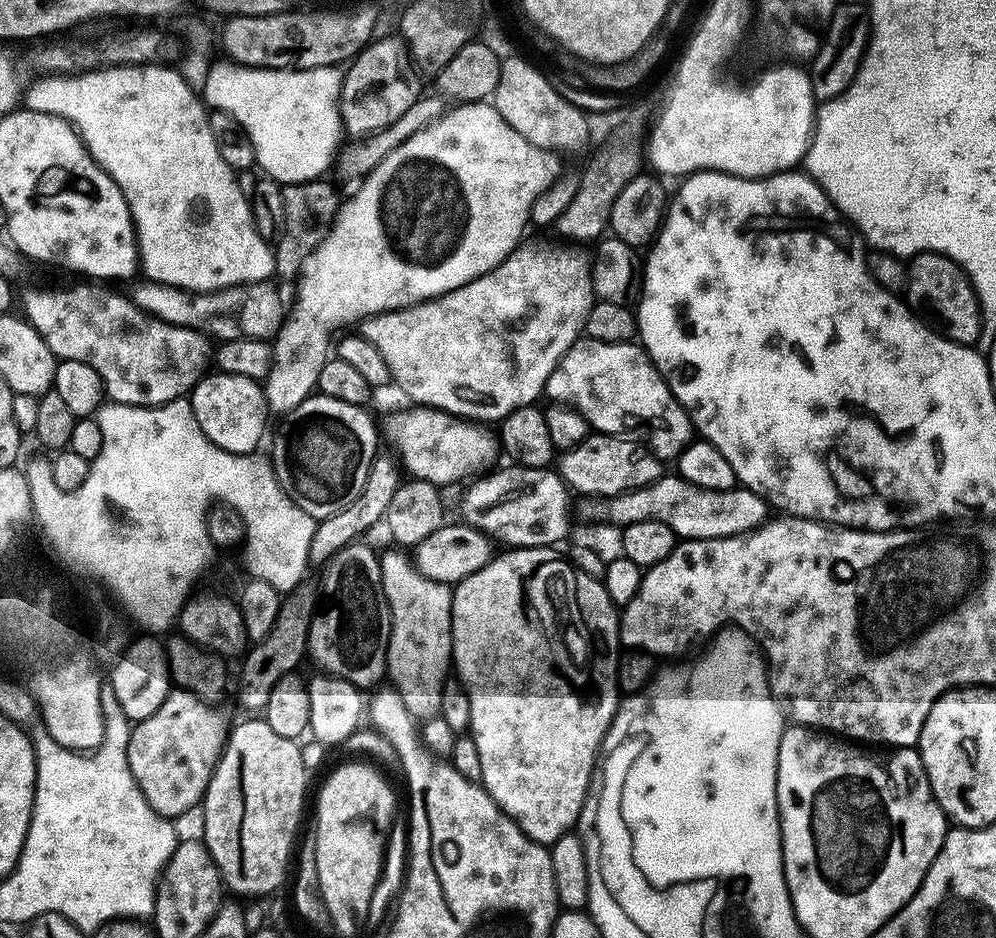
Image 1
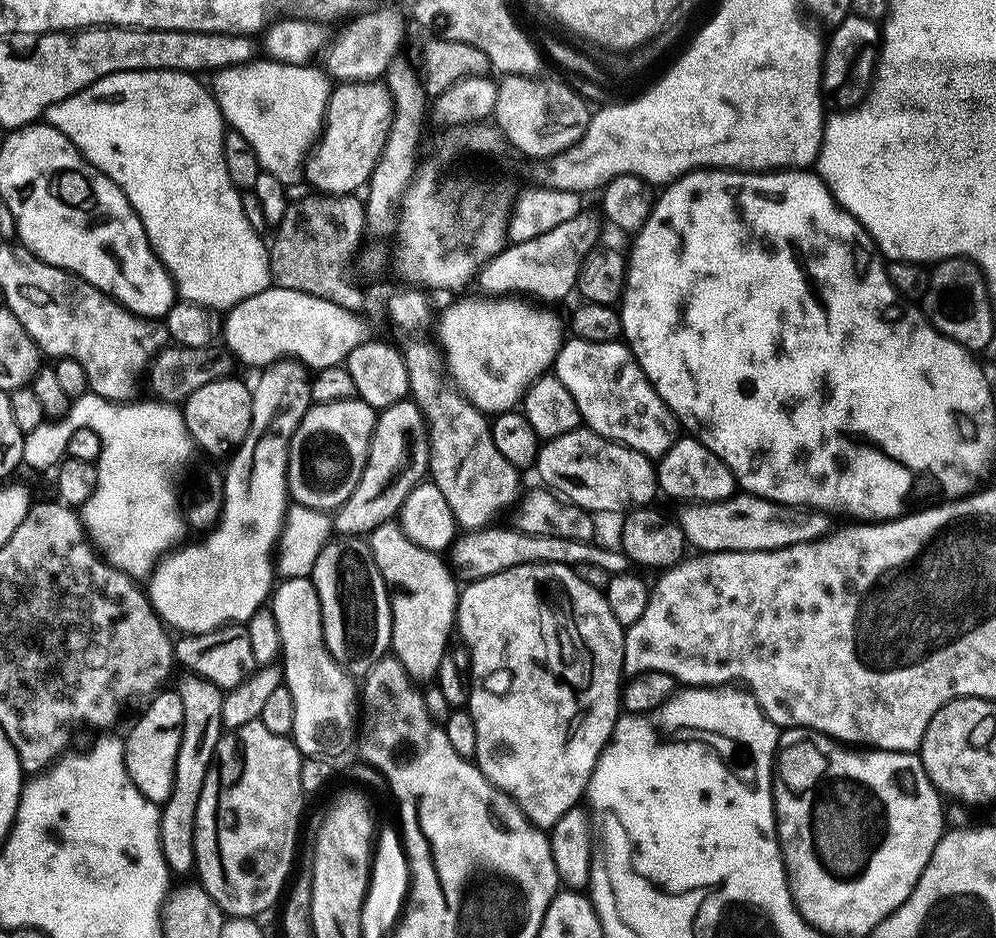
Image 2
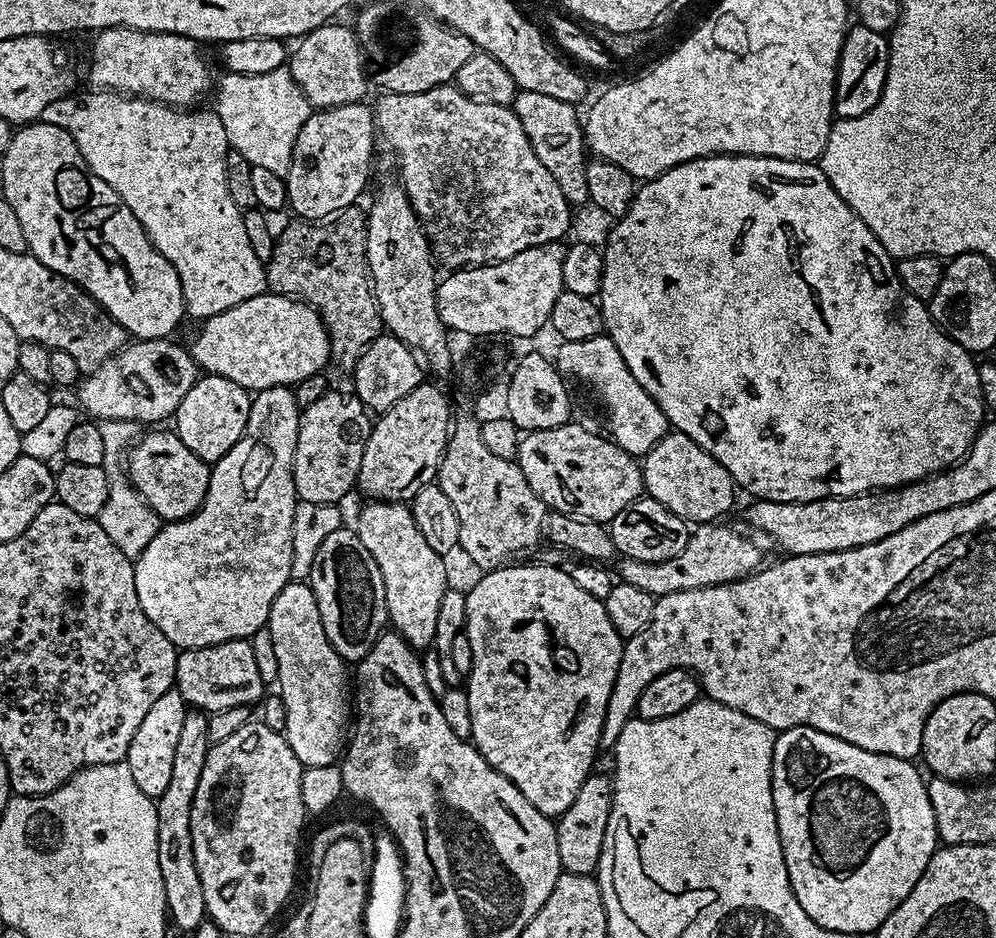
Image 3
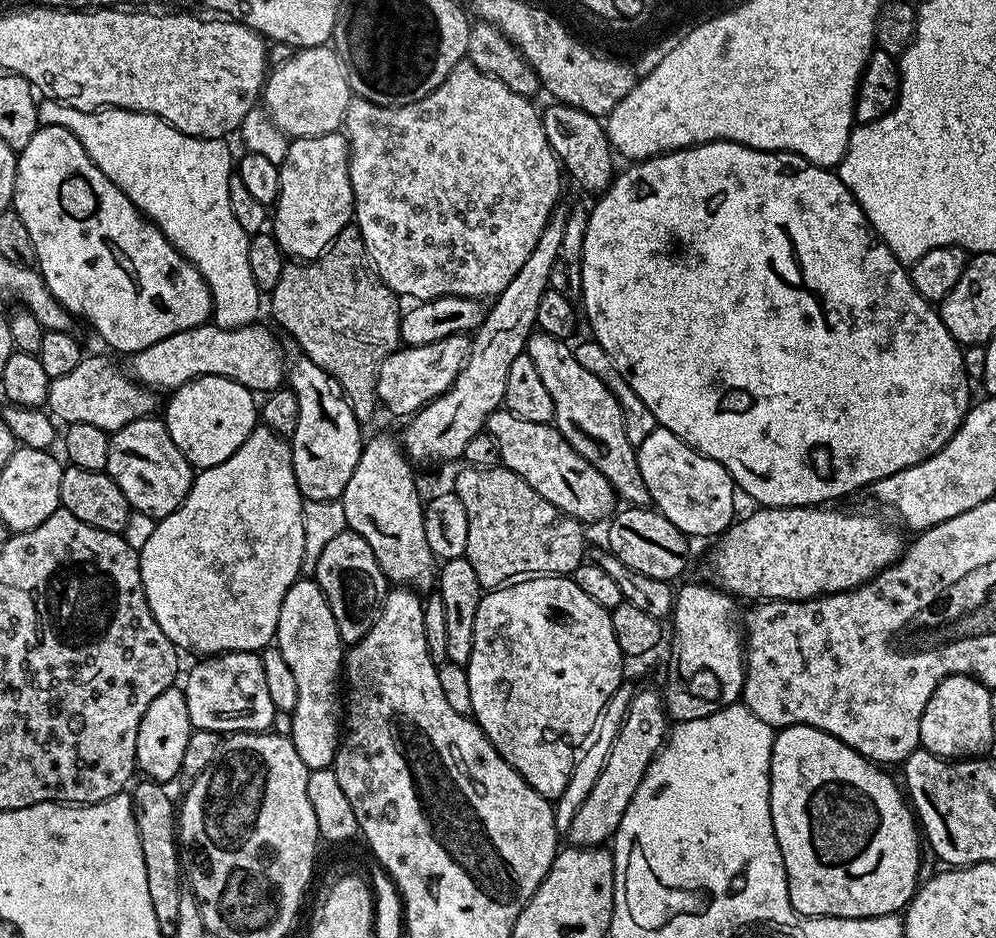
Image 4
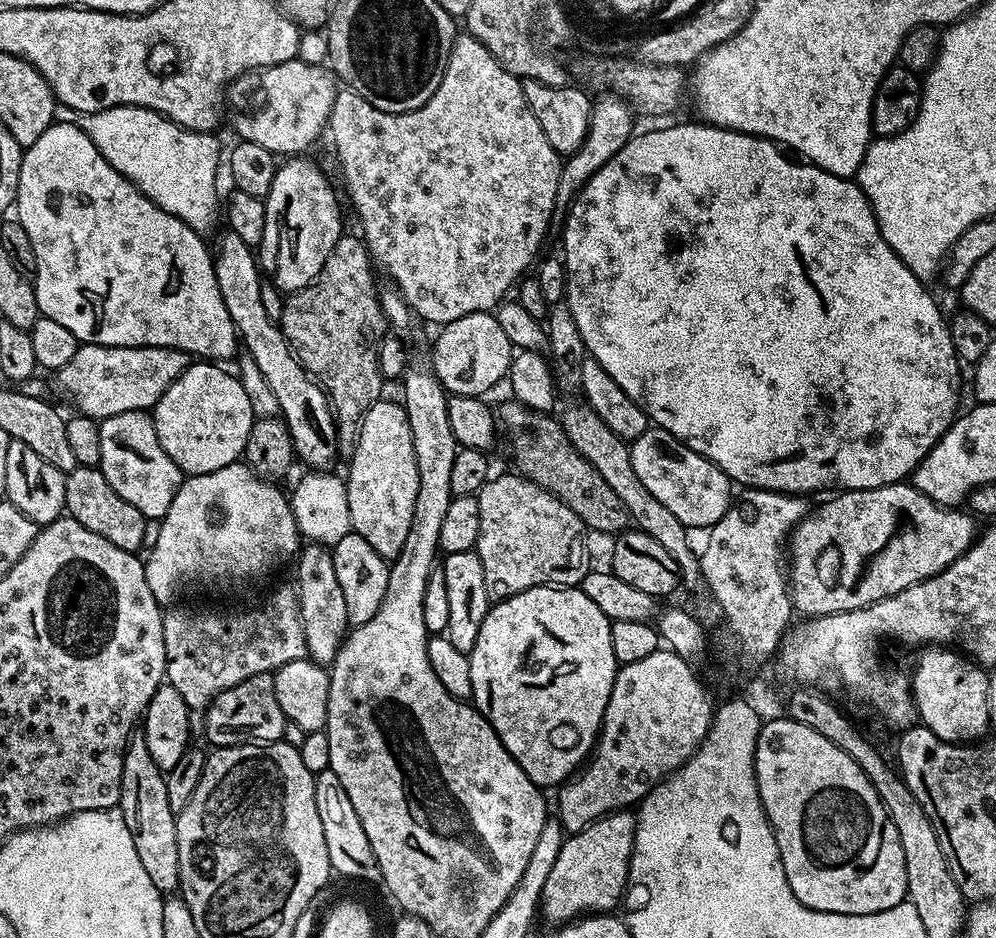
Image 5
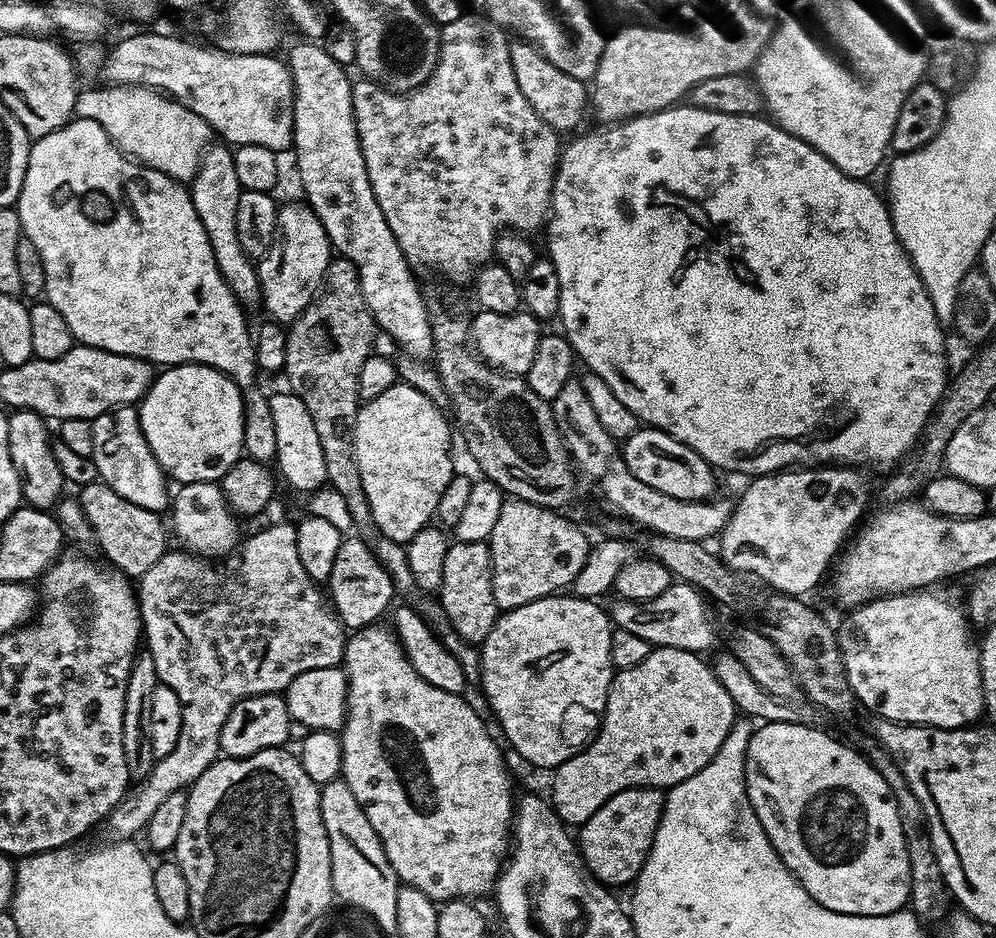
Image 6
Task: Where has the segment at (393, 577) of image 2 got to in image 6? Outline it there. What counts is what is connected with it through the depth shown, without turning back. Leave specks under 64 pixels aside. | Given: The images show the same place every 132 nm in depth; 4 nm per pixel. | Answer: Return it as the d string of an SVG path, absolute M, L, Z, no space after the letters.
M403 382L392 384L378 397L367 401L356 415L356 461L358 474L362 474L362 490L366 492L366 502L370 504L370 514L374 516L378 530L395 544L407 544L418 530L433 523L438 498L442 498L442 490L446 490L454 475L451 456L453 429L449 417L444 415L442 409L426 398L426 394Z

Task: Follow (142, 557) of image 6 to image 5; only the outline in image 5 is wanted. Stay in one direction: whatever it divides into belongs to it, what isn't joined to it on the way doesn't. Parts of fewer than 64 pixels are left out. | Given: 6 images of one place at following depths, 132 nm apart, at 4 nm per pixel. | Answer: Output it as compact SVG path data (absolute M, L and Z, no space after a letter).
M77 466L72 472L67 473L64 477L66 486L66 498L64 506L67 515L72 516L86 530L94 534L102 534L106 542L114 542L114 546L119 546L121 550L127 552L139 553L142 549L142 537L146 535L146 518L137 510L136 507L130 506L110 482L101 474L99 467L82 468Z

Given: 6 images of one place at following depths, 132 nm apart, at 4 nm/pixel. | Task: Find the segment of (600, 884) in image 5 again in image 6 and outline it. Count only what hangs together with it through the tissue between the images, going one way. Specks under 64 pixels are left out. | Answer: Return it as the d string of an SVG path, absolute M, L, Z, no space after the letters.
M627 788L614 794L610 802L602 805L585 824L579 825L580 855L595 880L612 890L635 881L650 854L662 818L664 797L665 793L658 788Z

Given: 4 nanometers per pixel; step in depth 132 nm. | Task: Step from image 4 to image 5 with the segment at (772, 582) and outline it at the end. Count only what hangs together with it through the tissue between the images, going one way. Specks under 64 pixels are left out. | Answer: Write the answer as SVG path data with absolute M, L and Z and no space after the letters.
M911 482L853 488L833 496L836 497L826 501L817 512L809 511L790 533L788 591L793 609L804 612L800 614L808 618L858 610L898 594L953 564L978 535L977 521L967 511L935 504Z

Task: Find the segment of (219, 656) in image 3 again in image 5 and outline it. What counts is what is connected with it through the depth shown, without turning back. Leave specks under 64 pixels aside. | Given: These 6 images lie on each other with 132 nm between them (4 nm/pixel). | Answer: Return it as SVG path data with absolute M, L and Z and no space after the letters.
M263 672L238 682L238 686L222 690L222 694L213 698L212 704L204 713L202 731L216 748L229 748L249 742L265 745L281 739L284 722L282 706L278 706L278 694L274 694L274 675Z

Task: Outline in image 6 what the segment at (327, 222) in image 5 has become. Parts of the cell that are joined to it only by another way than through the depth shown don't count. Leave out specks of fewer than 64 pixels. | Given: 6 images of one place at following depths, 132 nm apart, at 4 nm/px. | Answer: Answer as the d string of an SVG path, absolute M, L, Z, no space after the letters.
M281 203L279 205L276 214L276 239L274 241L274 246L258 262L258 271L260 274L260 299L262 301L262 308L265 308L265 310L268 311L270 315L272 315L269 317L271 317L271 319L275 321L275 323L281 326L290 326L306 310L306 306L310 306L310 302L316 299L324 282L324 275L326 274L326 270L328 269L328 261L333 259L334 256L332 243L330 243L328 240L328 235L326 234L326 230L324 229L324 227L322 226L322 222L318 217L316 217L316 215L314 214L314 210L308 207L307 203L299 203L300 204Z

